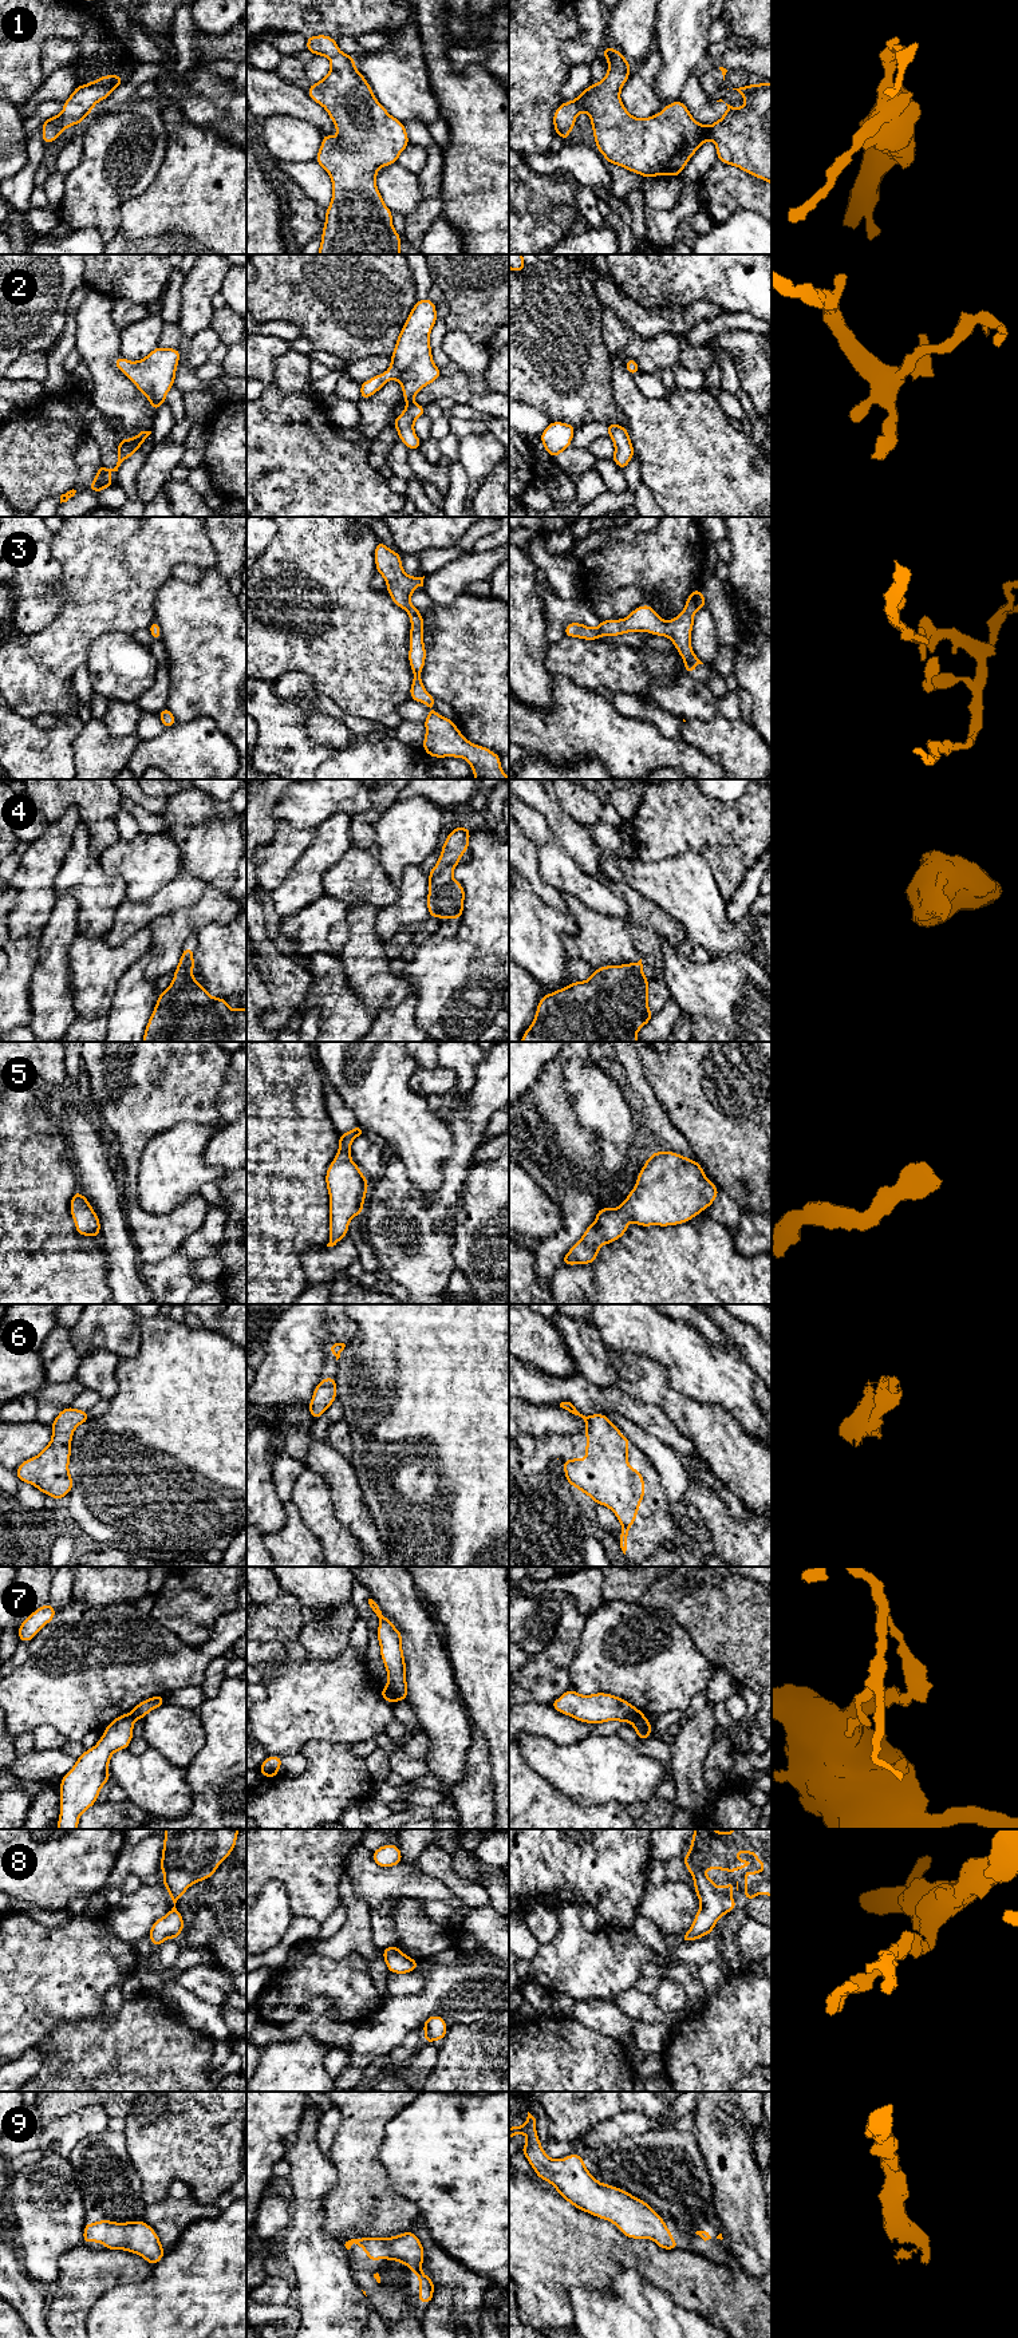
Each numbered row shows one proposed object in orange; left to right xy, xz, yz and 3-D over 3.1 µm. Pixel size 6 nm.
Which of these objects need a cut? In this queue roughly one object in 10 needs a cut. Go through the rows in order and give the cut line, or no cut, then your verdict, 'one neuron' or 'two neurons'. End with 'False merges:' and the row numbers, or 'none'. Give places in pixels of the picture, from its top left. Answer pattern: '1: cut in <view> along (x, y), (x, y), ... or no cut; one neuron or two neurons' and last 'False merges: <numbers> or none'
1: no cut; one neuron
2: no cut; one neuron
3: no cut; one neuron
4: no cut; one neuron
5: no cut; one neuron
6: no cut; one neuron
7: cut in xz along (387, 1685), (397, 1699); two neurons
8: no cut; one neuron
9: no cut; one neuron
False merges: 7

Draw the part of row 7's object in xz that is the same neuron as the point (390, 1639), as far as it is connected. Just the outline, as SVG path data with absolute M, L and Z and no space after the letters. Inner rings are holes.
M368 1599L368 1604L379 1619L376 1635L380 1646L380 1656L387 1670L387 1686L394 1690L396 1701L407 1701L406 1662L402 1650L402 1634L382 1614L372 1599Z

